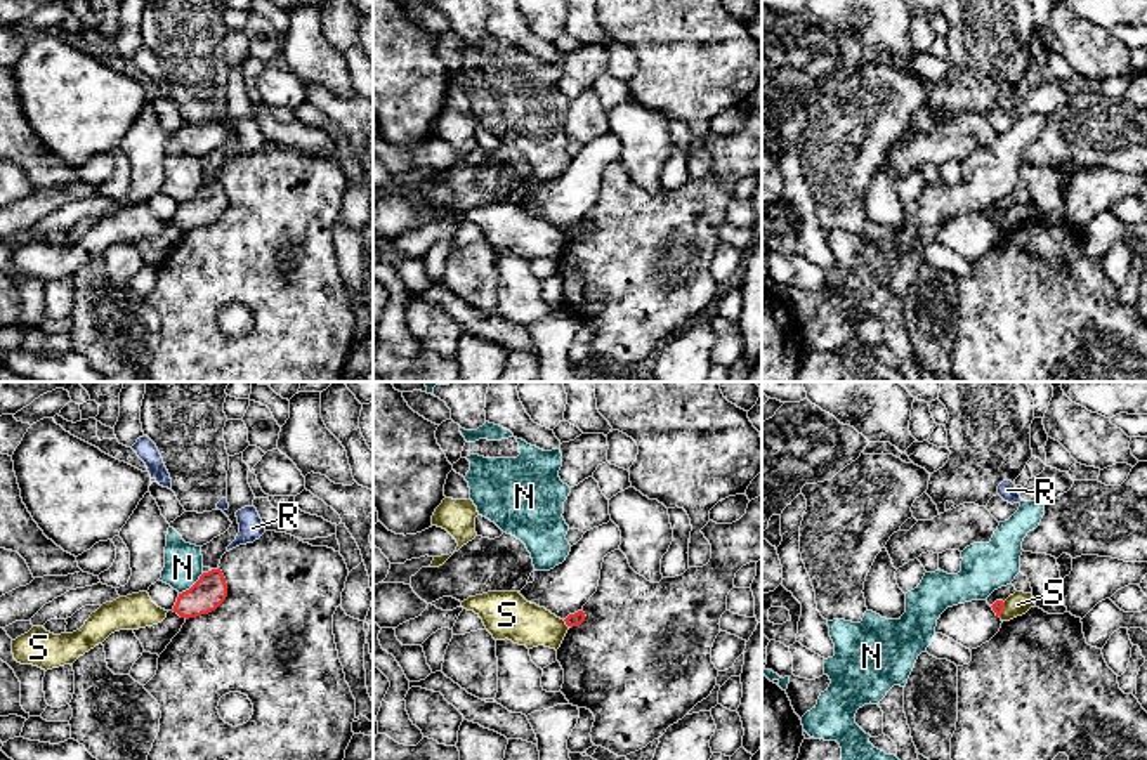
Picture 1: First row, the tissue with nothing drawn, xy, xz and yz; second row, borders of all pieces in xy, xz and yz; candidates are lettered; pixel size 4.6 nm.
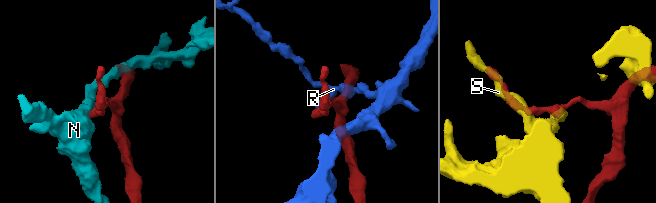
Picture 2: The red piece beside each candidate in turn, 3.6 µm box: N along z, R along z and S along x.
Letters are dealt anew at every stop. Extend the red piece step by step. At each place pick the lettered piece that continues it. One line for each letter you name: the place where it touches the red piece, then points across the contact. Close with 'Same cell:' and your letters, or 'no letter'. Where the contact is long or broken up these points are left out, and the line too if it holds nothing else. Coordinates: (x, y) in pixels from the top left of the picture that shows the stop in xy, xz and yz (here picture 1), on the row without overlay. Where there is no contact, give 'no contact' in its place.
Same cell: no letter

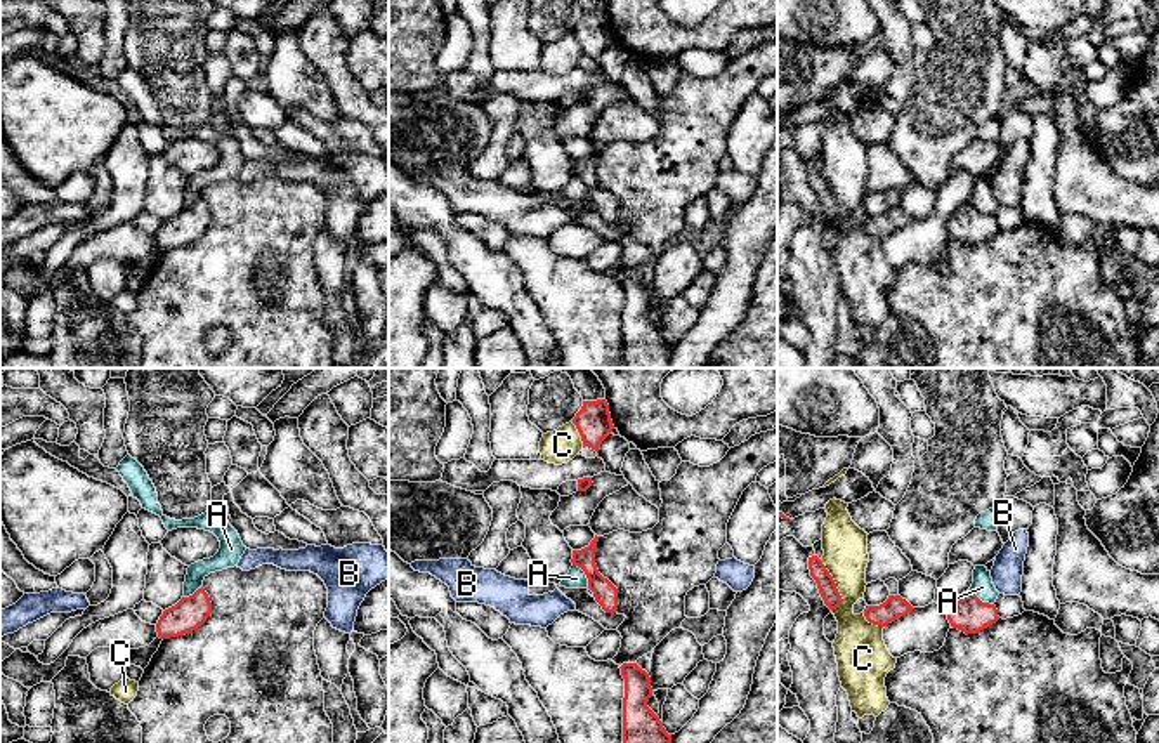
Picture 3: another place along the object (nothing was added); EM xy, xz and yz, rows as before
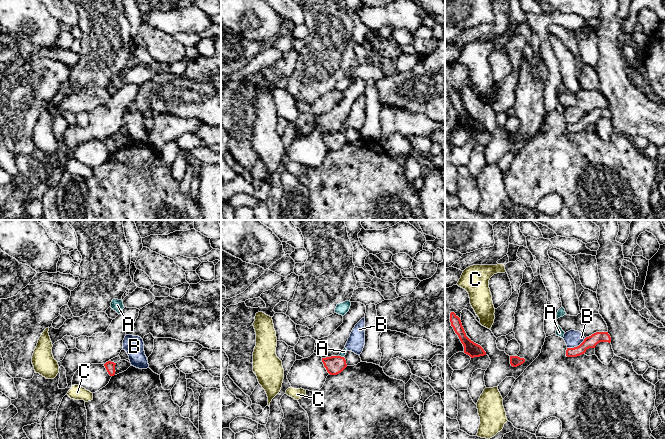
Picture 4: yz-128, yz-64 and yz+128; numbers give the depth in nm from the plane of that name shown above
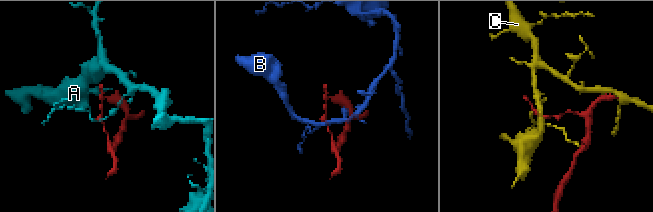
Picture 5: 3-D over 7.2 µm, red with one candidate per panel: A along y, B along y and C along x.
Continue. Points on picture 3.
Same cell: no letter

